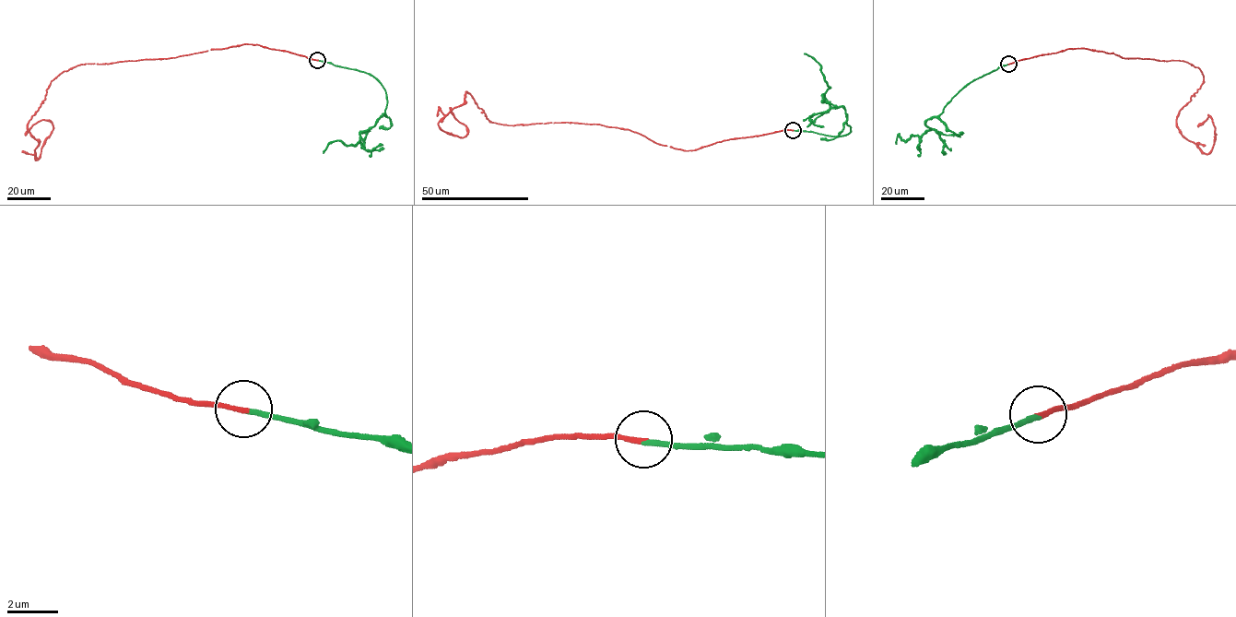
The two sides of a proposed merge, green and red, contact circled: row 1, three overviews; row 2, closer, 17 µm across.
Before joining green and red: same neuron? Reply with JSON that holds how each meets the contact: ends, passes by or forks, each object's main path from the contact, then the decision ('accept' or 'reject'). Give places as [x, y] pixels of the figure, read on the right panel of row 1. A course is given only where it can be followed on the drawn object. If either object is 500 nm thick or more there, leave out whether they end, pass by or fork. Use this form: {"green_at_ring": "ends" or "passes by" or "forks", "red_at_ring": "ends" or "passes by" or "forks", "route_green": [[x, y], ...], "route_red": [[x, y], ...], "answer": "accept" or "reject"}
{"green_at_ring": "ends", "red_at_ring": "ends", "route_green": [[1008, 65], [961, 88], [941, 112], [926, 121], [929, 130], [905, 141], [900, 140], [898, 134], [896, 144]], "route_red": [[1008, 64], [1083, 48], [1186, 62], [1203, 82], [1177, 124], [1207, 154], [1215, 128], [1208, 114], [1197, 126]], "answer": "accept"}

